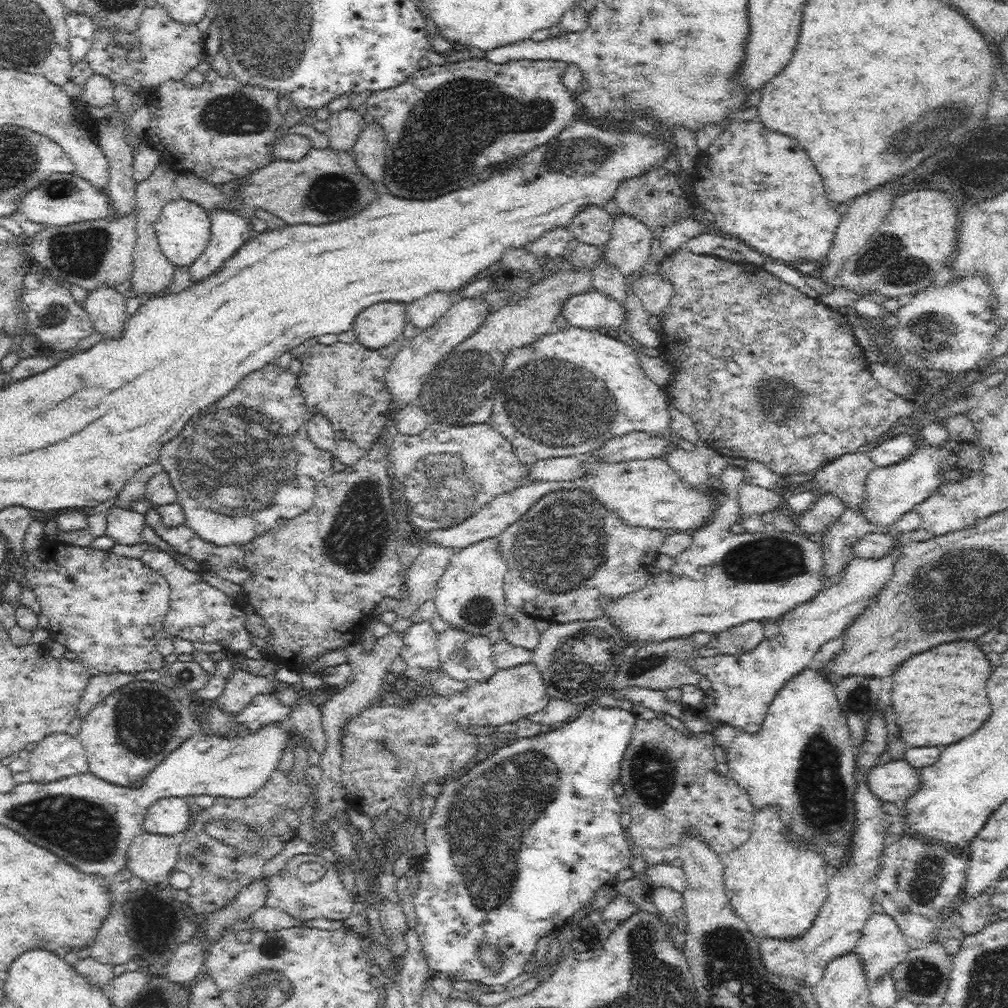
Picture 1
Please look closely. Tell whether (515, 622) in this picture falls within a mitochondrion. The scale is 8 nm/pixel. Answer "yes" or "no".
yes

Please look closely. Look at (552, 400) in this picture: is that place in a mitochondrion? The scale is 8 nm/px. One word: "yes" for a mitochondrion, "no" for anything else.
yes

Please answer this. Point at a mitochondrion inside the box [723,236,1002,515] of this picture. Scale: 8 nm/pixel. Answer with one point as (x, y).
(774, 401)

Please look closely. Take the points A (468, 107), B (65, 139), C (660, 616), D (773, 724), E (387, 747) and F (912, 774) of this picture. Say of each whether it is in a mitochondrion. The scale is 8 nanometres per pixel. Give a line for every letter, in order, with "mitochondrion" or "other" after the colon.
A: mitochondrion
B: other
C: other
D: other
E: mitochondrion
F: other

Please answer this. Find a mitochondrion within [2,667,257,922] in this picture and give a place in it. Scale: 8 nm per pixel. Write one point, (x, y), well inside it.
(65, 821)

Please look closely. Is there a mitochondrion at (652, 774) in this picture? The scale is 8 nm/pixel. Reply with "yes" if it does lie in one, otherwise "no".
yes

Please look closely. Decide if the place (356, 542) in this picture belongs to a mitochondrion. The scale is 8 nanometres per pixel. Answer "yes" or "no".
yes

